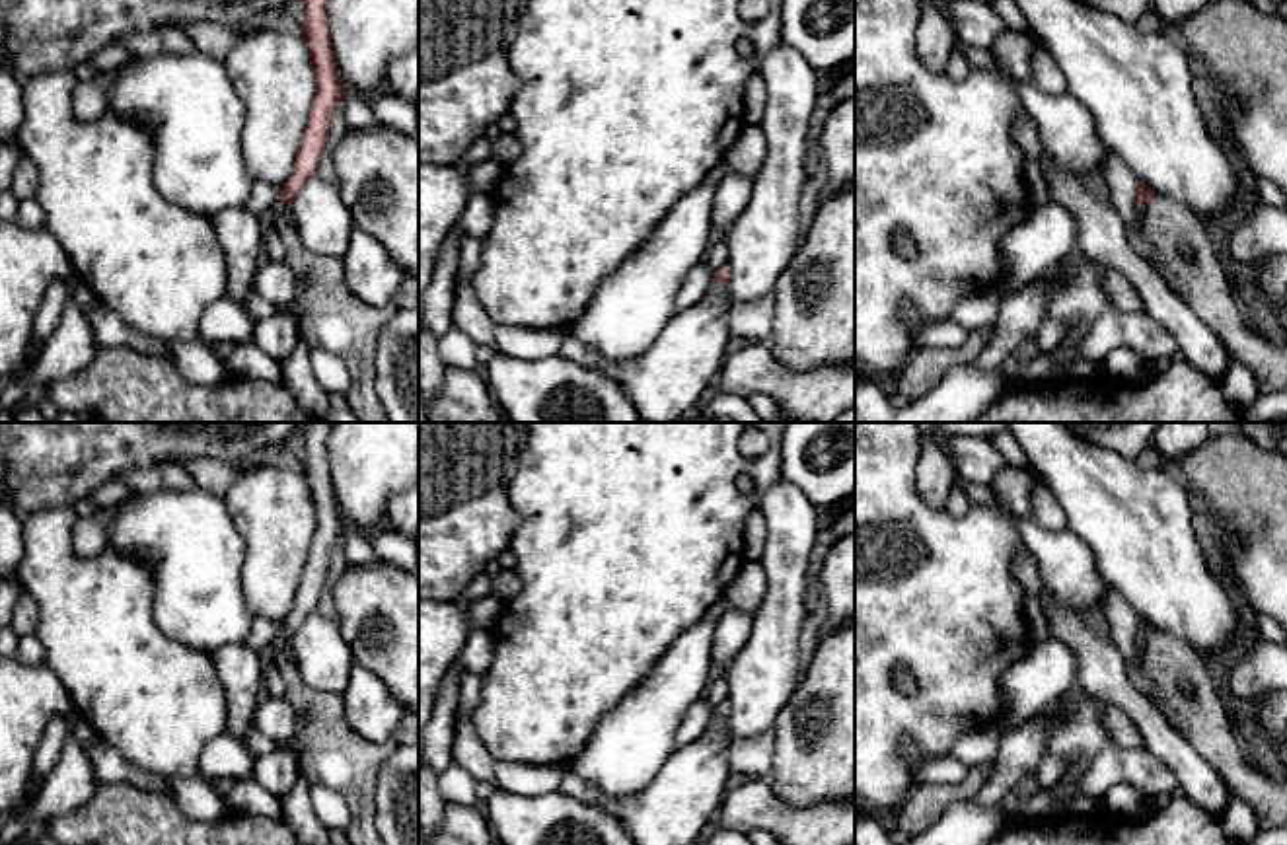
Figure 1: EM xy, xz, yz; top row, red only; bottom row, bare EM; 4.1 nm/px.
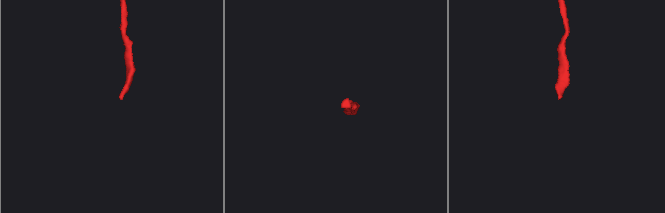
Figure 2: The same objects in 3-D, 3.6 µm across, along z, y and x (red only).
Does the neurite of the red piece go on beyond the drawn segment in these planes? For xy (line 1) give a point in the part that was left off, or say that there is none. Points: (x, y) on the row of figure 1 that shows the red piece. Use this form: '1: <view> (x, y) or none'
1: none

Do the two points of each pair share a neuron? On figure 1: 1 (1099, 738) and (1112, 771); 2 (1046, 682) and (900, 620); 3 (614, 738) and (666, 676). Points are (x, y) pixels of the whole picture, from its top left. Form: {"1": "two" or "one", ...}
{"1": "two", "2": "two", "3": "one"}

